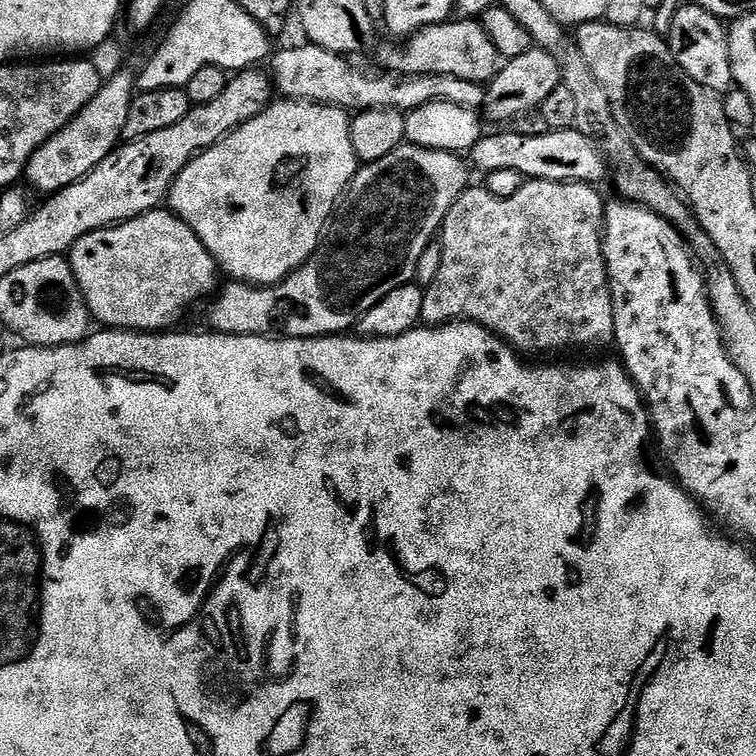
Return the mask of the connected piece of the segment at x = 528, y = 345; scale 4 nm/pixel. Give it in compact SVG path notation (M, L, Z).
M528 180L514 194L514 198L494 198L487 187L469 186L450 206L444 219L444 226L438 233L438 243L442 246L442 267L438 278L424 288L422 321L428 326L443 326L453 322L471 322L488 328L495 336L512 345L517 352L564 352L567 348L604 348L616 339L614 334L614 306L608 285L608 271L604 261L604 210L606 200L600 197L599 187L578 182L554 182L553 180Z

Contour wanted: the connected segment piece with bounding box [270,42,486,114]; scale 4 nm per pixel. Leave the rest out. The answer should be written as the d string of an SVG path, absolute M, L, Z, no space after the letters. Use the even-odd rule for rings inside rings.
M303 42L297 48L284 48L273 55L270 60L270 79L275 91L281 97L290 100L307 100L309 104L329 104L335 108L351 110L353 113L365 112L371 108L395 108L402 113L412 112L418 106L426 106L430 102L450 102L450 106L462 106L480 110L485 107L486 88L483 84L466 82L453 76L418 76L415 74L384 74L388 76L367 76L352 65L351 59L339 56L336 52L322 50L322 46L311 42Z

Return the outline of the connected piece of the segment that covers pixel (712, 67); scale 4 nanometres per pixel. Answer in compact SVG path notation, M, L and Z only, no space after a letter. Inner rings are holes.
M684 2L674 16L666 39L668 49L672 51L685 74L694 78L698 86L707 88L709 92L725 94L724 92L733 91L734 88L728 33L729 29L720 17L710 14L710 10L702 10L702 6L695 2Z

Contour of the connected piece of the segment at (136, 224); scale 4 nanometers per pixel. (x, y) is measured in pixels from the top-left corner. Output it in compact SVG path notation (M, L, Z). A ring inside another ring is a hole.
M153 210L133 220L125 220L122 224L114 224L111 228L99 228L93 232L88 232L82 238L78 238L78 242L72 247L70 263L74 270L74 278L78 282L78 286L82 290L82 294L88 303L88 311L92 313L97 325L103 326L108 330L163 332L165 330L175 329L177 325L179 325L176 323L183 318L184 311L186 311L191 304L196 304L199 300L206 299L208 295L209 299L218 288L218 283L216 284L216 272L218 273L216 259L206 250L206 246L202 246L198 234L194 234L194 230L190 230L190 226L186 226L186 222L182 222L179 216L168 210Z

